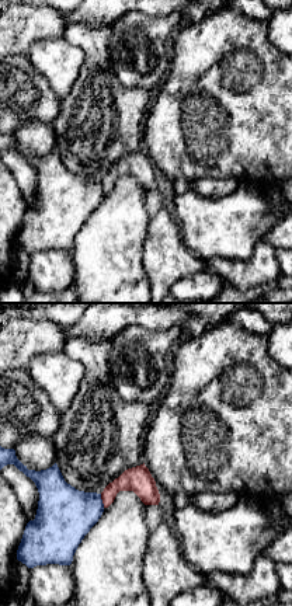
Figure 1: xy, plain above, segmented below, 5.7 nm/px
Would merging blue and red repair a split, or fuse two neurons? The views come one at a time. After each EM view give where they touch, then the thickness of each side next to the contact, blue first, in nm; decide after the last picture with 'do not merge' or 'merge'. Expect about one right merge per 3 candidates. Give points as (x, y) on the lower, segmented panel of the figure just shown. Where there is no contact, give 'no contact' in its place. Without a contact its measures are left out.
meets blue at (101, 501); 320 nm thick on the blue side, 150 nm on the other

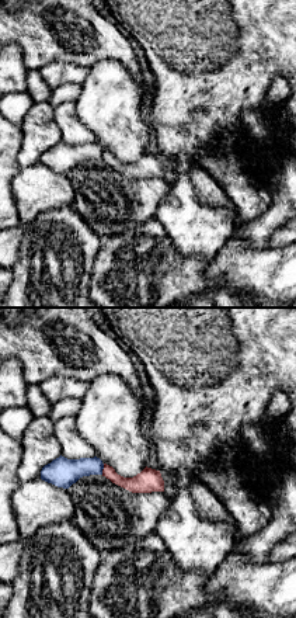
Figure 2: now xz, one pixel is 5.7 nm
meets blue at (103, 468); 170 nm thick on the blue side, 120 nm on the other

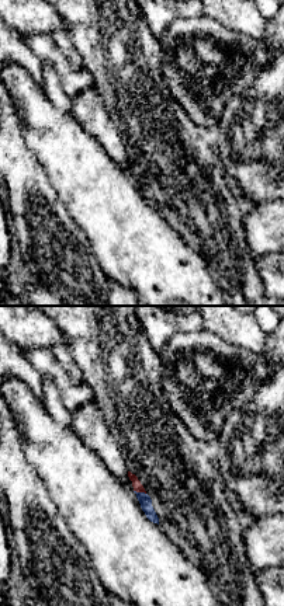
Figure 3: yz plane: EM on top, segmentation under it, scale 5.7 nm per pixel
meets blue at (139, 493); 70 nm thick on the blue side, 60 nm on the other

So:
do not merge

